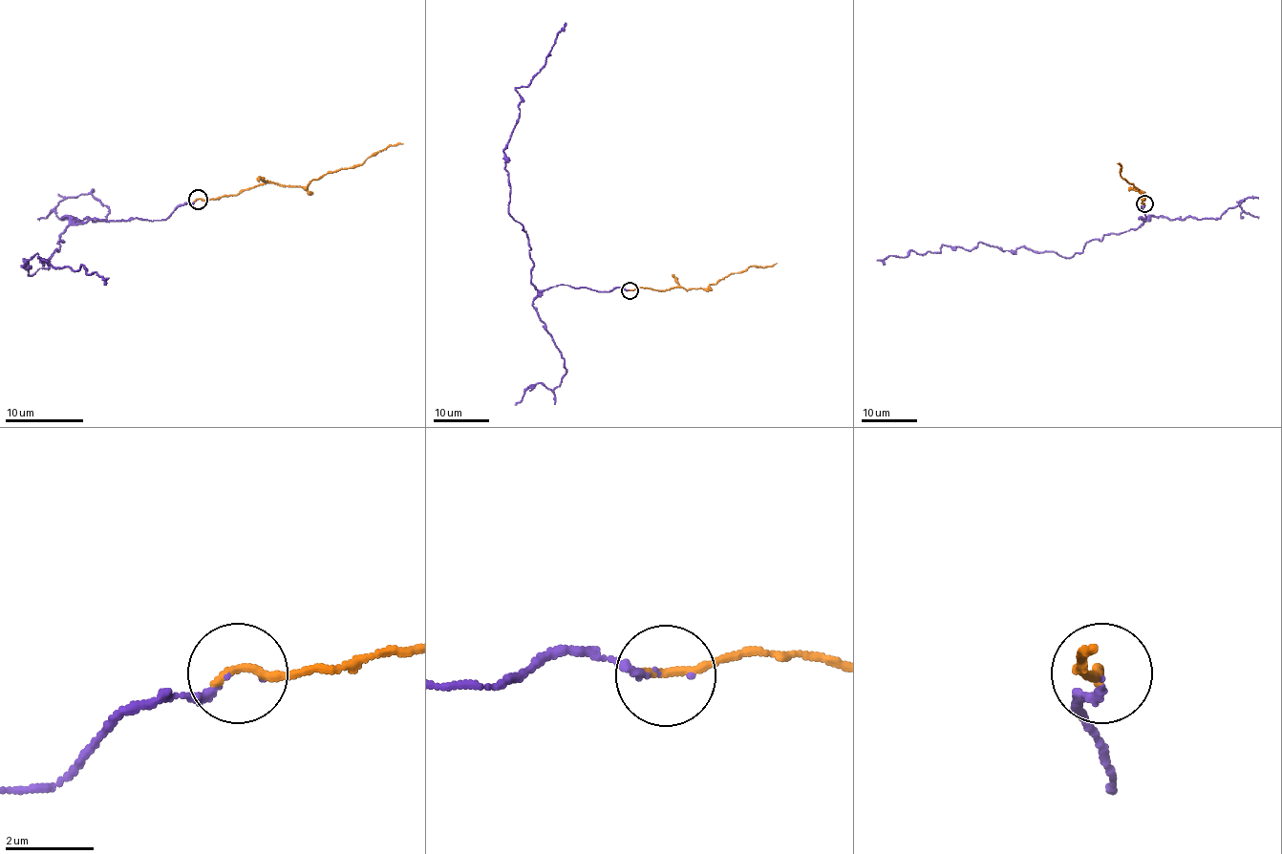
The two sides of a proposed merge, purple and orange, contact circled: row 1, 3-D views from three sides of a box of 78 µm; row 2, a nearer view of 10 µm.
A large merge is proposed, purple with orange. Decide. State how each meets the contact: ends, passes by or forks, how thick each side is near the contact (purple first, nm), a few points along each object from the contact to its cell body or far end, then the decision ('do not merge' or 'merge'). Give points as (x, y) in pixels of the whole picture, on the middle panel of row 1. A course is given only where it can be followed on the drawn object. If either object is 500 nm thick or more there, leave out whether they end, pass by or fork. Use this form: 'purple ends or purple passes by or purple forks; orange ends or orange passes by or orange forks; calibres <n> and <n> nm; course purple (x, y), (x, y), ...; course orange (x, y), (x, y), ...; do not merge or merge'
purple ends; orange ends; calibres 120 and 200 nm; course purple (629, 290), (538, 290), (527, 235), (508, 211), (503, 148), (520, 117), (515, 90), (544, 66), (566, 22); course orange (630, 290), (644, 288), (658, 290), (706, 288), (751, 266), (765, 267), (776, 264); merge

